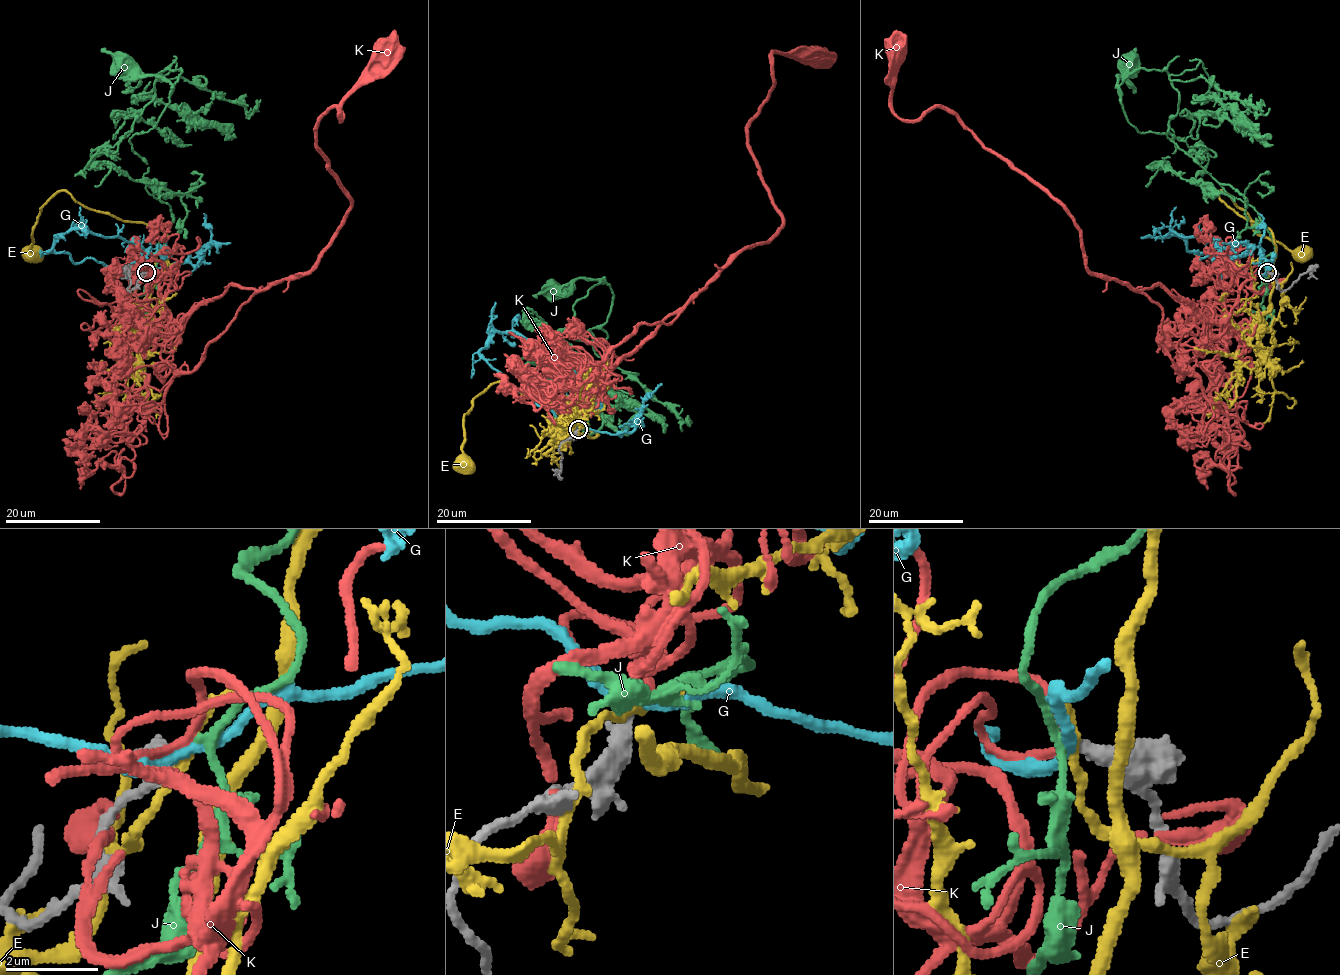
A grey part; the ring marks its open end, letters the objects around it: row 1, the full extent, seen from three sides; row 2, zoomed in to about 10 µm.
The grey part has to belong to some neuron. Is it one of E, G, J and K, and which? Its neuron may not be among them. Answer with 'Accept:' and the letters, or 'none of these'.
Accept: J

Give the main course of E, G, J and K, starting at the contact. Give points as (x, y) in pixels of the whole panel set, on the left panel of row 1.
E: (145, 272), (126, 298), (137, 326), (167, 236), (87, 209), (64, 191), (42, 206), (32, 253)
G: (145, 273), (48, 252), (64, 232), (85, 229), (168, 255), (149, 243)
J: (146, 272), (173, 213), (145, 189), (148, 164), (130, 139), (157, 122), (171, 85), (120, 64)
K: (145, 272), (173, 319), (231, 285), (306, 274), (351, 206), (316, 122), (334, 106), (341, 120), (385, 51)

